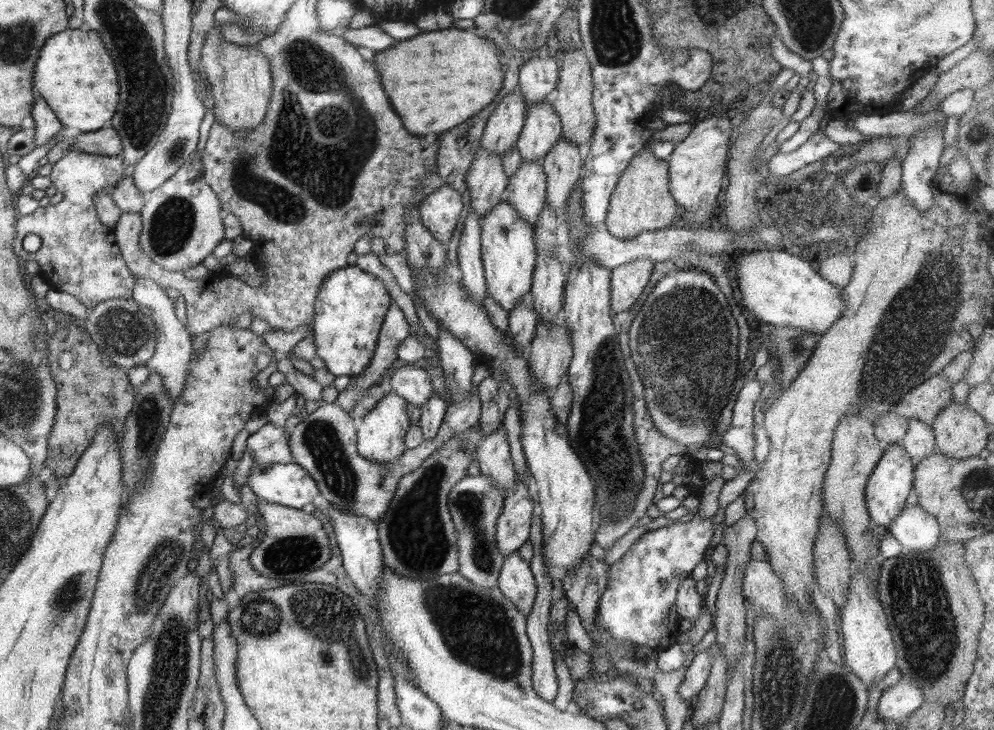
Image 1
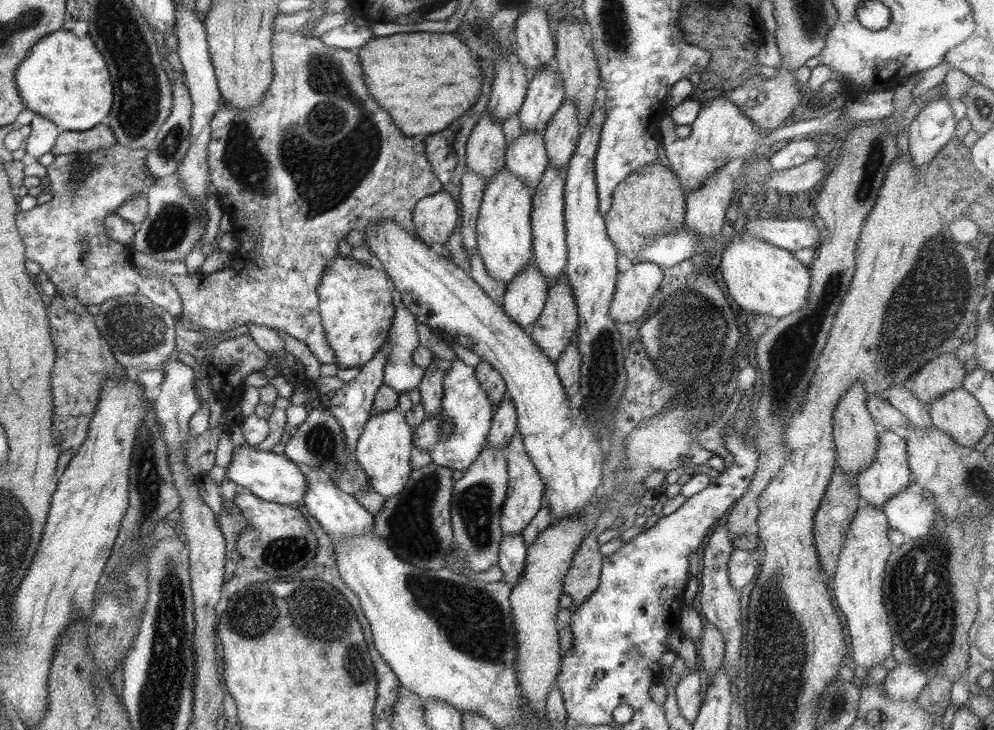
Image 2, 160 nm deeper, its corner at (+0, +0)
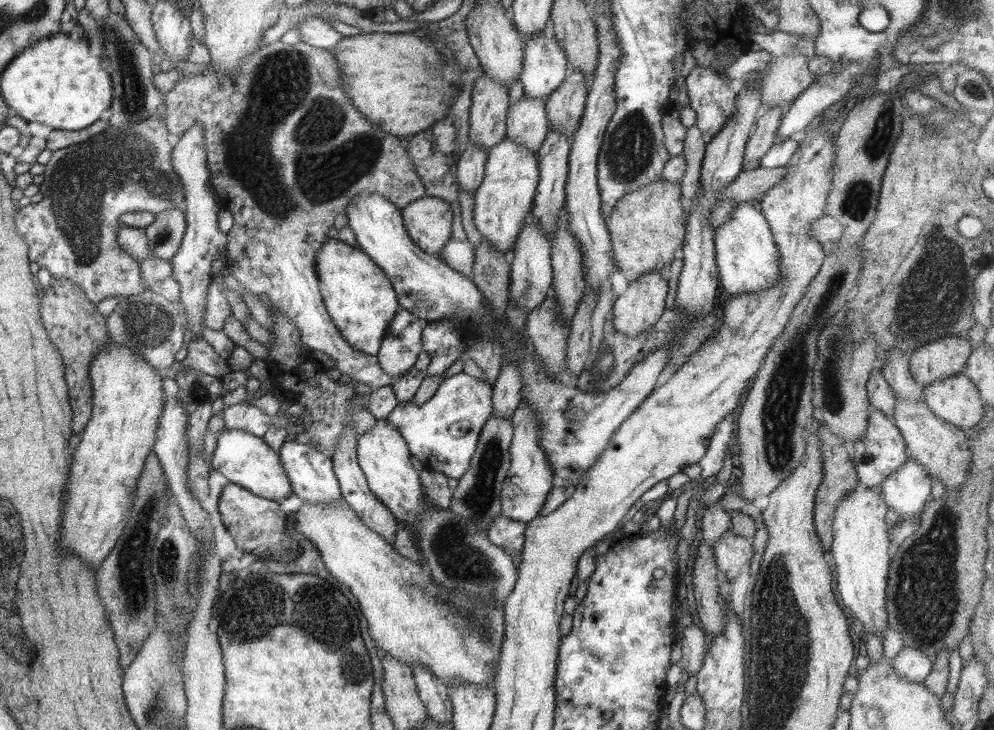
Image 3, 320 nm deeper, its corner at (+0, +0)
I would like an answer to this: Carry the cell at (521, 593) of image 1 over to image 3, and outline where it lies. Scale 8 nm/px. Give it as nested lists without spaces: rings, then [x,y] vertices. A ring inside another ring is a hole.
[[[500,513],[488,526],[487,537],[496,546],[505,548],[513,558],[523,550],[527,527],[526,524],[509,519]]]

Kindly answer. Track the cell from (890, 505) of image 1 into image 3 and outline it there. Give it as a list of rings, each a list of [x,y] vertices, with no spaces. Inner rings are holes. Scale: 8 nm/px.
[[[872,410],[872,414],[868,418],[866,432],[854,441],[853,463],[860,485],[864,484],[869,489],[878,488],[888,475],[898,470],[910,458],[907,450],[904,437],[900,430],[892,424],[892,420],[888,416],[884,416],[881,410]]]

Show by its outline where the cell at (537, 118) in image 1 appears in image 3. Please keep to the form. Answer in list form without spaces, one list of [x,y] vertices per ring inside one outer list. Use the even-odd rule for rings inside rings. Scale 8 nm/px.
[[[545,31],[525,38],[519,82],[529,97],[546,100],[566,80],[569,71],[569,60],[556,37],[548,38]]]

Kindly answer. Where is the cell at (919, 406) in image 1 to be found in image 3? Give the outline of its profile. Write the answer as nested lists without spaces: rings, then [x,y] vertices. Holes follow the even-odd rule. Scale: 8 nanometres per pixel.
[[[950,335],[946,338],[938,338],[912,352],[912,356],[908,359],[911,375],[917,383],[924,387],[928,386],[931,382],[962,373],[972,352],[972,342],[967,340],[966,336]]]

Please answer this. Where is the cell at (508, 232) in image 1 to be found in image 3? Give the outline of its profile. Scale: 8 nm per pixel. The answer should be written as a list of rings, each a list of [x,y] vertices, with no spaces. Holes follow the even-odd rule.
[[[508,136],[487,150],[485,175],[474,192],[473,219],[482,237],[486,237],[498,250],[511,253],[525,218],[531,214],[538,183],[538,159],[534,151]]]

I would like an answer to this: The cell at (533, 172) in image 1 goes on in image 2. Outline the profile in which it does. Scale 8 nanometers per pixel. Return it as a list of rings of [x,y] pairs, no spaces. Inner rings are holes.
[[[522,129],[518,138],[507,144],[505,164],[509,171],[512,171],[531,188],[533,196],[536,184],[549,165],[543,133]]]

